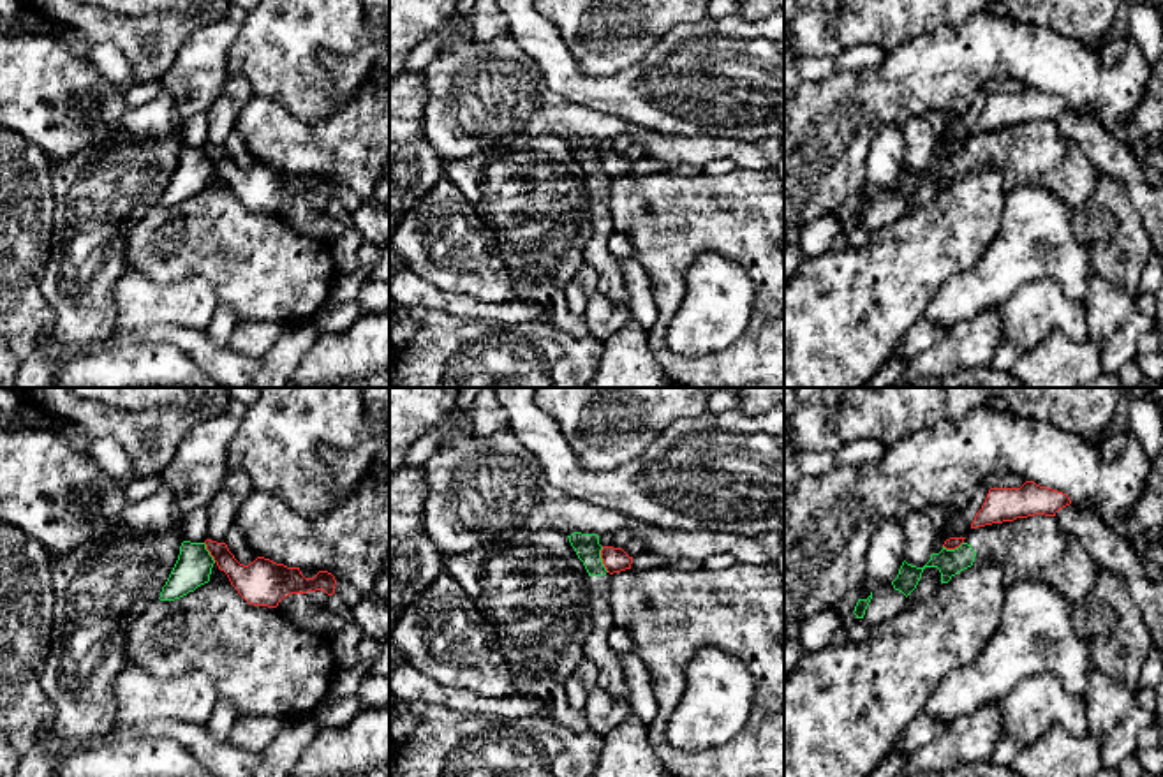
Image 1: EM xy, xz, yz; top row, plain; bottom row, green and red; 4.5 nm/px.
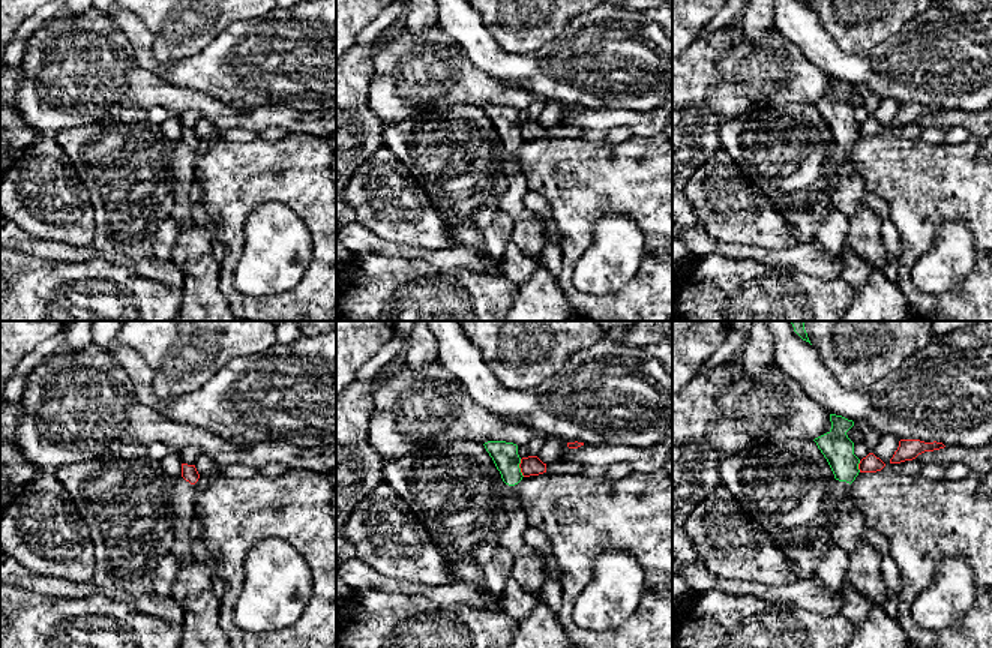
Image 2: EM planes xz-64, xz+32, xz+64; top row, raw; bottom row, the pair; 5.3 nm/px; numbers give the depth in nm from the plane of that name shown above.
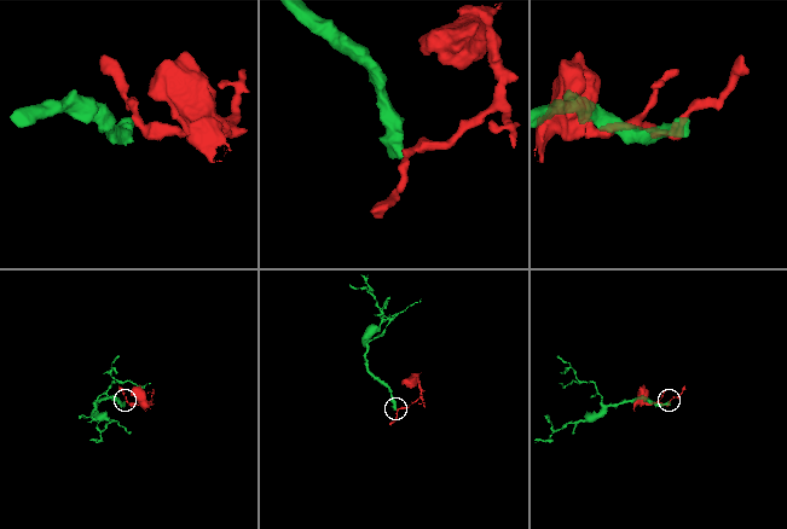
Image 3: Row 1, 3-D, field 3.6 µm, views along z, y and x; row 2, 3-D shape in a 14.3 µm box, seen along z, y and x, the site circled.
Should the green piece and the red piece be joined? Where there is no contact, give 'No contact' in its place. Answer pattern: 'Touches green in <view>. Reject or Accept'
Touches green in xz. Reject

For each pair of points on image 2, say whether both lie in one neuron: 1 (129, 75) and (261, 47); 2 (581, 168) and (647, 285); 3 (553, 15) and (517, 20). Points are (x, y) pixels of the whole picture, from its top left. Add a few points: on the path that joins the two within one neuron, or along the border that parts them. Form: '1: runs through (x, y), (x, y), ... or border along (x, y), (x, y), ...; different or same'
1: border along (129, 41), (134, 57), (141, 66), (180, 87); different
2: runs through (577, 218), (568, 287), (586, 305), (598, 305); same
3: runs through (544, 15), (526, 15); same

